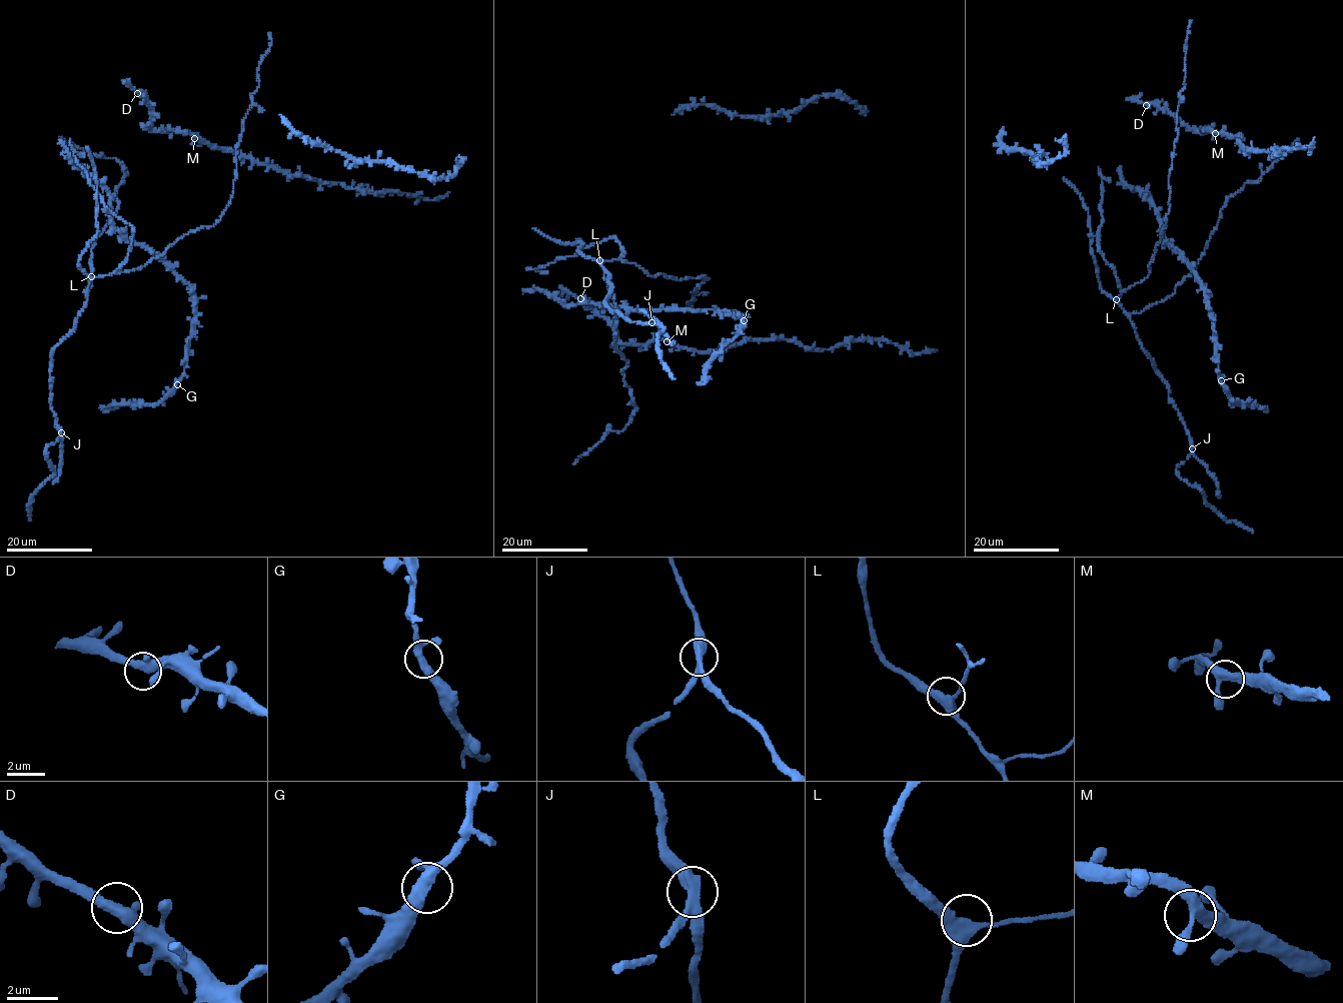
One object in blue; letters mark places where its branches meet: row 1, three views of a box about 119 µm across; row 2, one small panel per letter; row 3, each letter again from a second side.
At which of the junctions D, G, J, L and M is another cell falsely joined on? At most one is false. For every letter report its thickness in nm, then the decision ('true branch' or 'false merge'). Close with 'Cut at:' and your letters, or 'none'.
D: calibre 360 nm; true branch
G: calibre 360 nm; true branch
J: calibre 360 nm; false merge
L: calibre 360 nm; true branch
M: calibre 360 nm; true branch
Cut at: J

